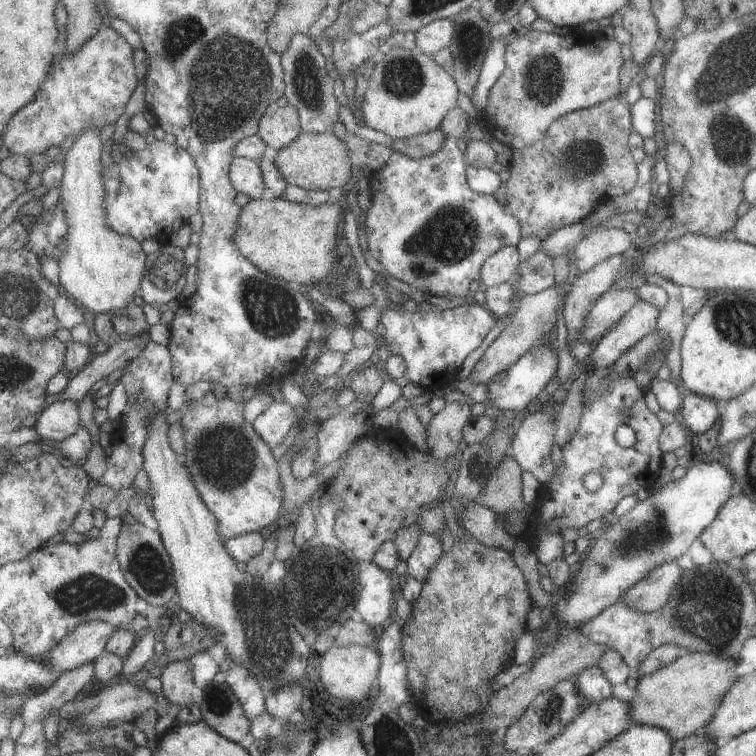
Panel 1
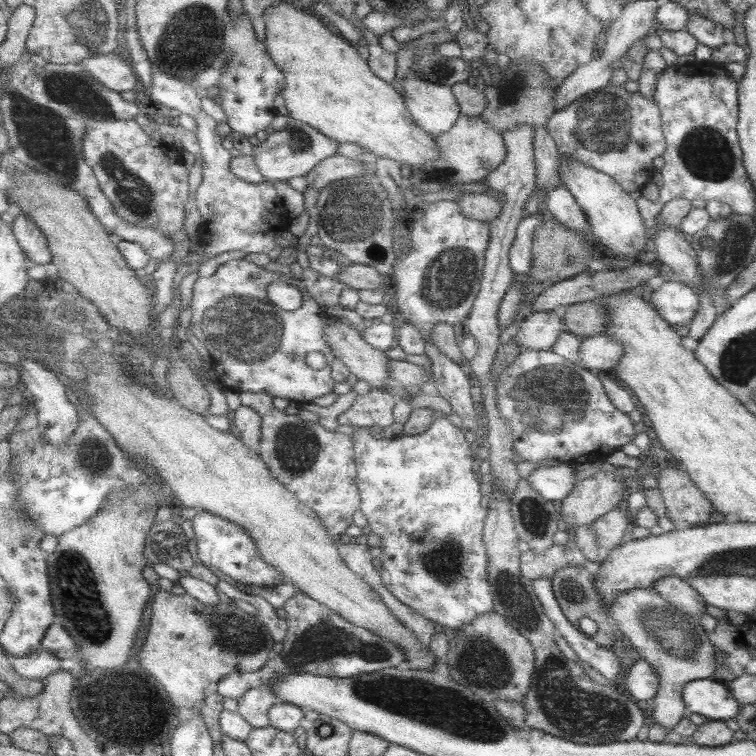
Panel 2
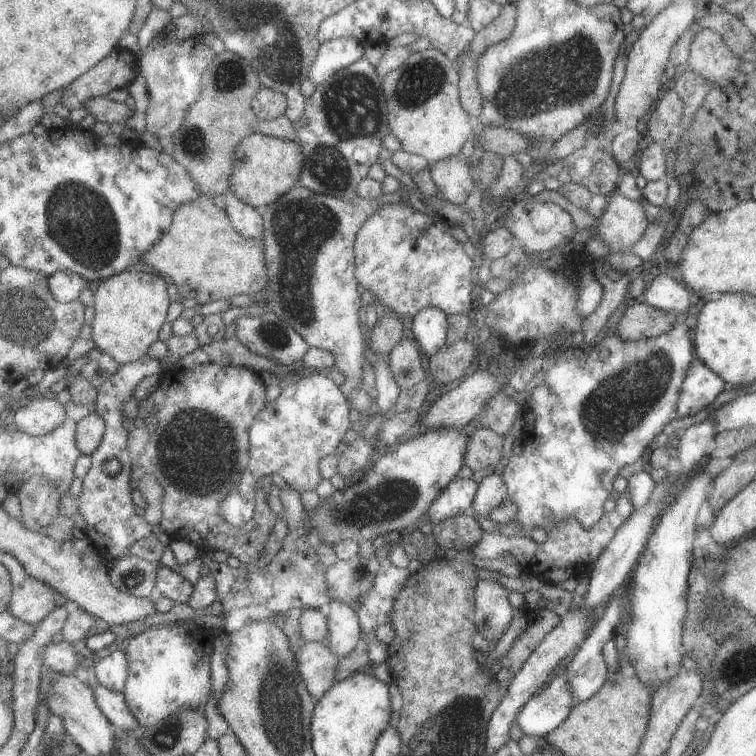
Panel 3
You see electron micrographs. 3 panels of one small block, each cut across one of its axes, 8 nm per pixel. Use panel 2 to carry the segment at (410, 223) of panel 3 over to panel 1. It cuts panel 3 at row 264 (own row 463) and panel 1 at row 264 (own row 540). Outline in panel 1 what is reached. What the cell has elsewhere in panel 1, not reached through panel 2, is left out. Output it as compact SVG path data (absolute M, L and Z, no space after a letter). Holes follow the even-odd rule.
M447 138L443 148L433 156L415 160L393 152L391 160L369 178L371 208L365 218L367 250L375 256L387 274L429 294L437 296L471 296L471 284L481 278L483 266L503 248L517 246L523 238L523 224L511 216L497 196L479 194L469 186L465 152L459 148L461 138Z

